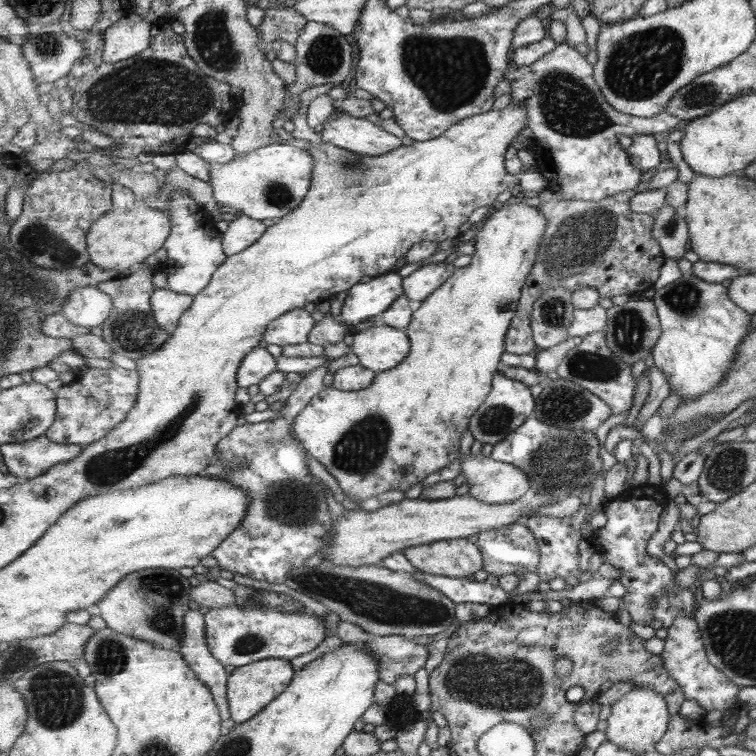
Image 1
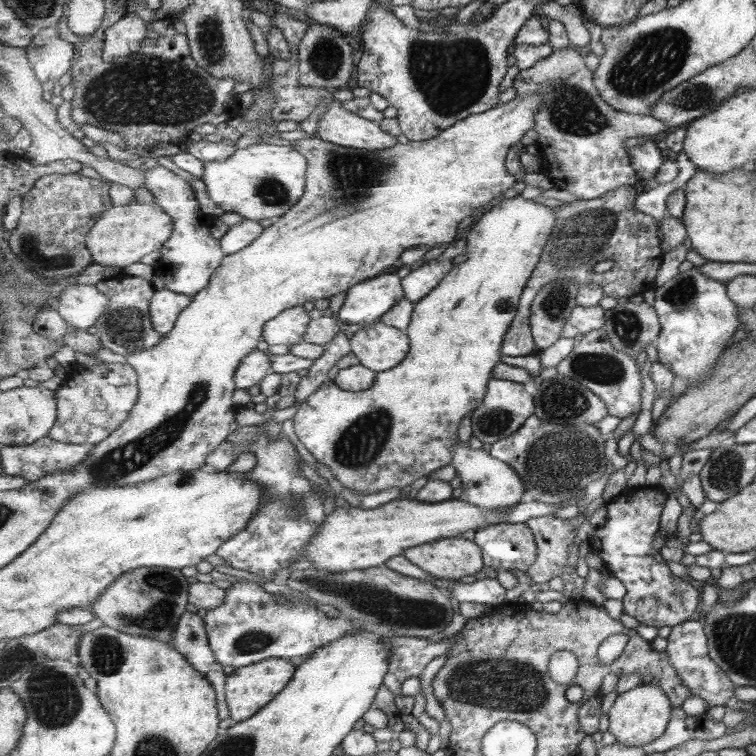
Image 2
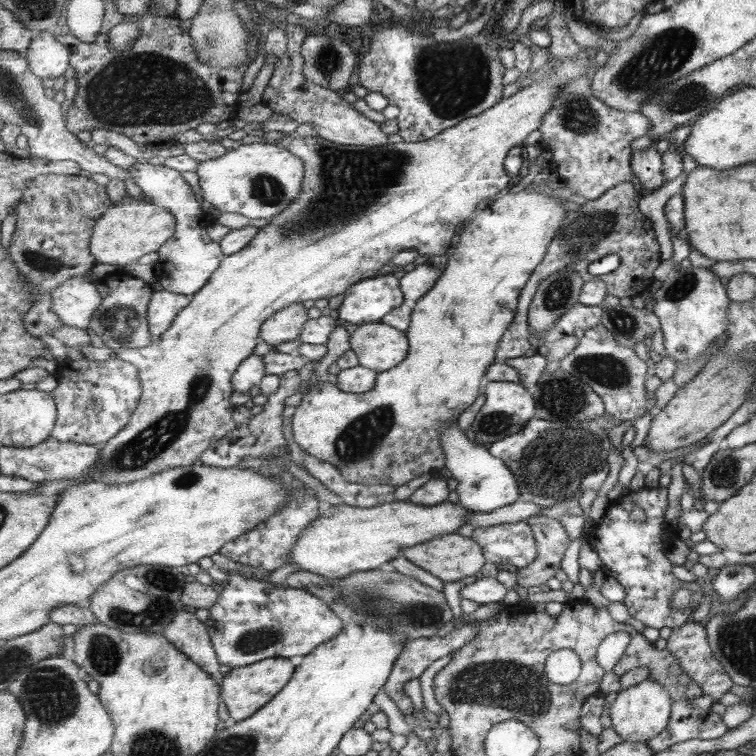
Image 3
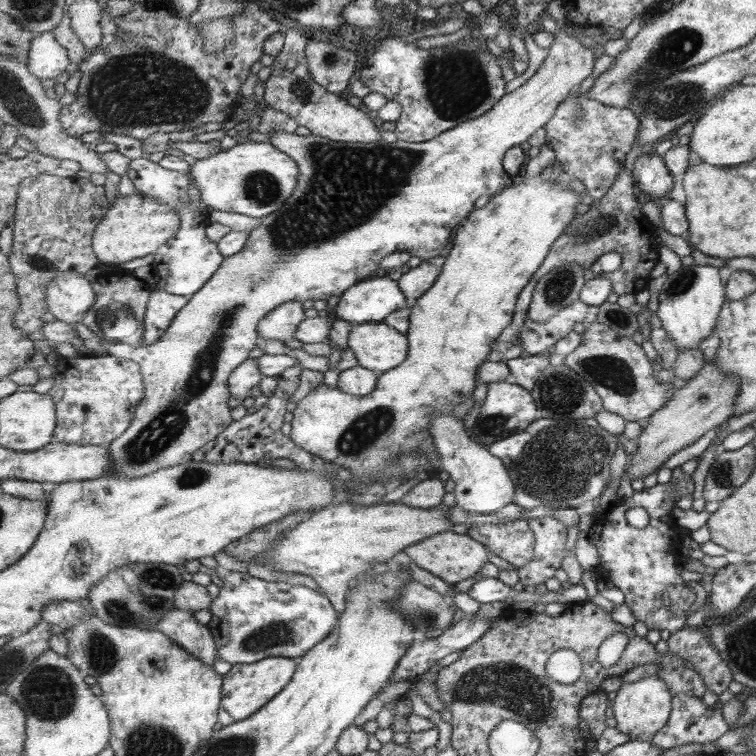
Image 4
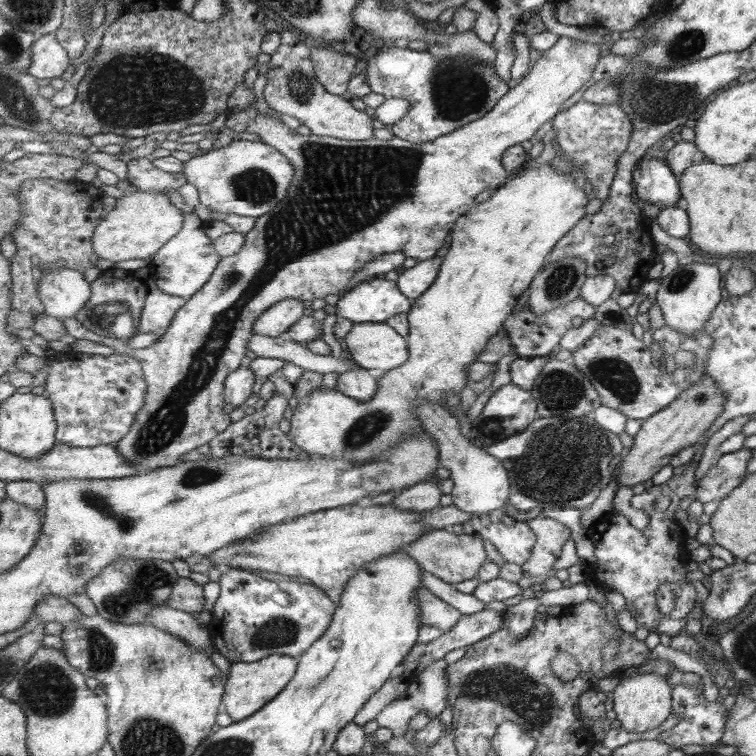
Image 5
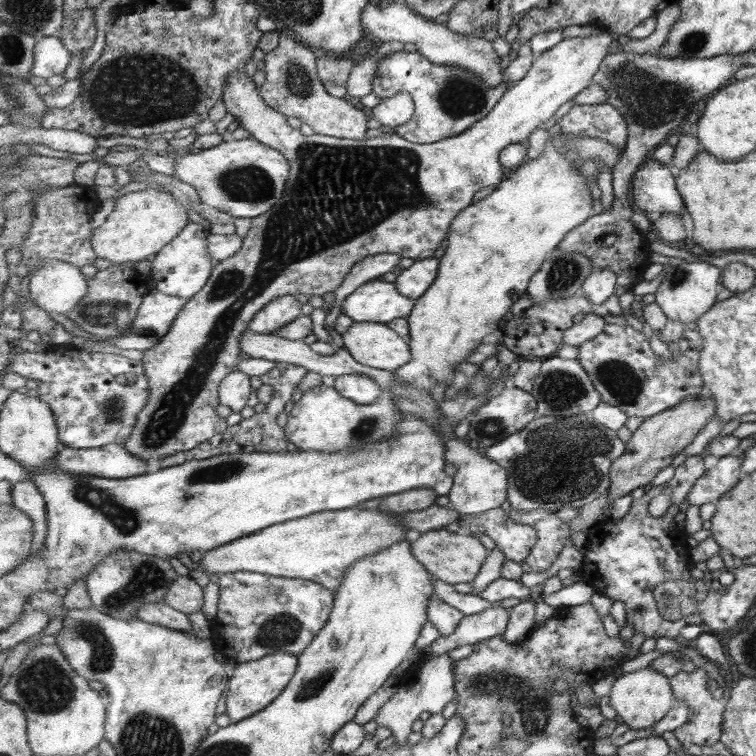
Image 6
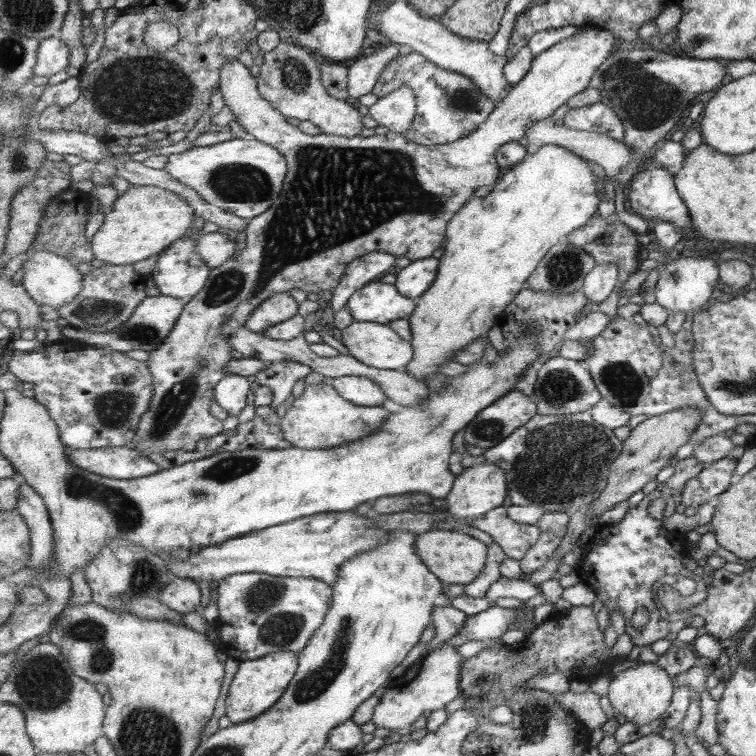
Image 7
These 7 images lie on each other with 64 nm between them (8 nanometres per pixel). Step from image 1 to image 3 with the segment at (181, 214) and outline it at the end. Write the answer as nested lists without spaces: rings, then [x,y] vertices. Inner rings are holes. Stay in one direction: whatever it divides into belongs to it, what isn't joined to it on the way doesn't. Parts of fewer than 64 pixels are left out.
[[[137,160],[129,167],[133,182],[141,188],[151,202],[164,206],[175,215],[177,228],[171,237],[159,250],[158,261],[159,282],[162,289],[173,291],[174,294],[195,296],[207,285],[214,272],[222,265],[226,257],[221,242],[215,242],[207,234],[207,226],[216,220],[215,216],[203,210],[193,188],[183,178],[179,170],[160,165],[151,165],[147,160]]]

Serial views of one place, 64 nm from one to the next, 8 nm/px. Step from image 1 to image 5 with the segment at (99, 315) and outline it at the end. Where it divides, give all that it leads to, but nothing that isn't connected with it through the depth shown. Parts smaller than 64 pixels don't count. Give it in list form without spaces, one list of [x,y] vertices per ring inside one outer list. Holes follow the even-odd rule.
[[[53,269],[38,283],[38,296],[46,314],[54,318],[75,318],[92,296],[92,287],[81,271]]]

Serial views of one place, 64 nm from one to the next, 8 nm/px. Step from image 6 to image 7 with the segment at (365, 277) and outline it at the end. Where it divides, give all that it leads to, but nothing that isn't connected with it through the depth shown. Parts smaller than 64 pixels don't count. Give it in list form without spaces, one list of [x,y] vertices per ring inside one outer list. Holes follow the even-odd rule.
[[[388,252],[367,253],[347,265],[342,282],[331,292],[328,305],[335,315],[344,308],[357,290],[381,279],[385,274],[395,271],[397,256]]]

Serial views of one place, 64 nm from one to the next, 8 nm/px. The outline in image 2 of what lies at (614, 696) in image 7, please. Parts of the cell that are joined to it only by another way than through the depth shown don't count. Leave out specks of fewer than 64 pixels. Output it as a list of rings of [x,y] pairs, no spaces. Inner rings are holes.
[[[641,684],[633,690],[618,695],[608,711],[608,731],[615,736],[616,742],[627,746],[644,746],[661,738],[670,724],[674,703],[666,691],[652,684]]]

